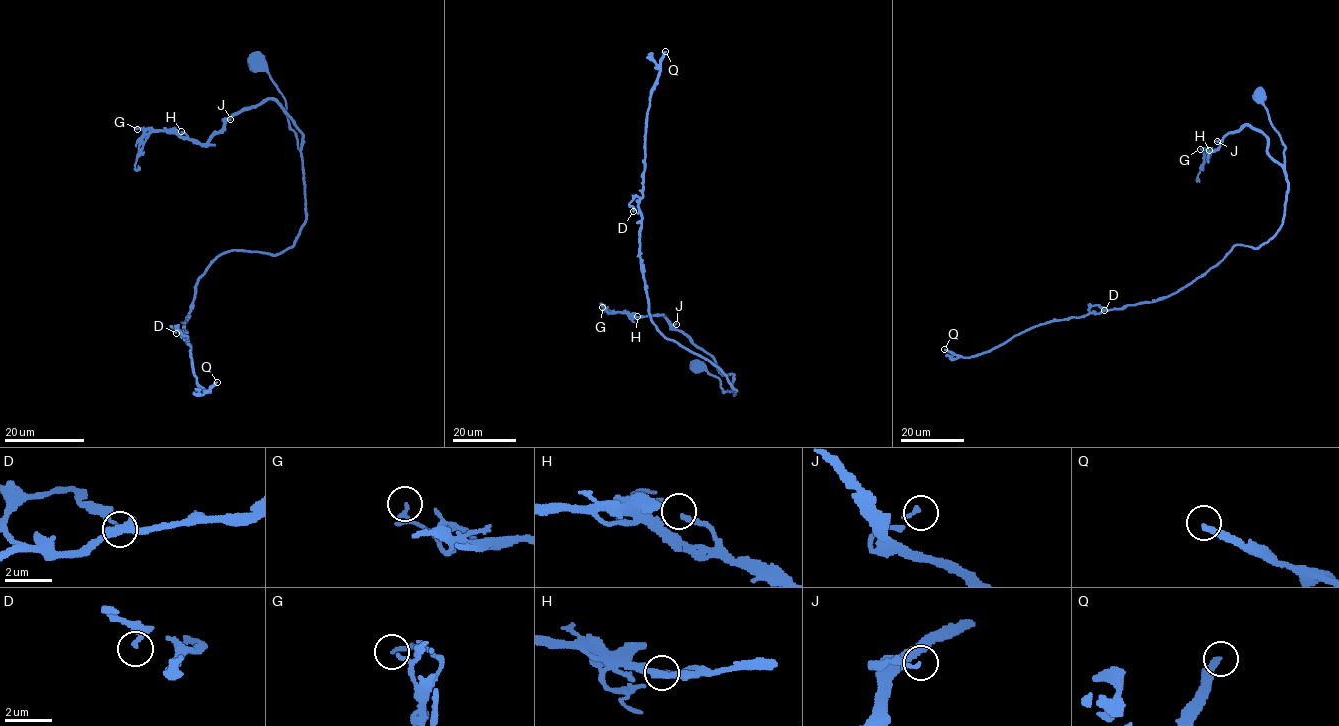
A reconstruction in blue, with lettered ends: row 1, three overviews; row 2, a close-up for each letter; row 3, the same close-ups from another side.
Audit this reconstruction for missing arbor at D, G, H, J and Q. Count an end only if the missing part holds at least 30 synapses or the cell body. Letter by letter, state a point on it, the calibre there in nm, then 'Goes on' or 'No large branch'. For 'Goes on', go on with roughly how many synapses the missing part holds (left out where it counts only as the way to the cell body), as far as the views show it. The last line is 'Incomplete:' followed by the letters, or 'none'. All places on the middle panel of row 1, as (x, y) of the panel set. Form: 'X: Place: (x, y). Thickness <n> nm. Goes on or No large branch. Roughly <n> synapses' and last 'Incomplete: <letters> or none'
D: Place: (633, 211). Thickness 180 nm. No large branch
G: Place: (602, 307). Thickness 160 nm. No large branch
H: Place: (637, 316). Thickness 190 nm. No large branch
J: Place: (676, 324). Thickness 150 nm. No large branch
Q: Place: (665, 51). Thickness 280 nm. Goes on. Roughly 500 synapses
Incomplete: Q

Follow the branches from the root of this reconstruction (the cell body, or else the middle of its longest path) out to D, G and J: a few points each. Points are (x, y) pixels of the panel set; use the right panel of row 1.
D: (1257, 96), (1285, 146), (1278, 231), (1256, 248), (1236, 244), (1159, 300), (1089, 308), (1104, 310)
G: (1257, 96), (1285, 146), (1283, 165), (1268, 154), (1267, 137), (1247, 125), (1224, 136), (1208, 160), (1200, 149)
J: (1257, 96), (1285, 146), (1284, 164), (1277, 163), (1268, 154), (1267, 137), (1247, 125), (1217, 141)

